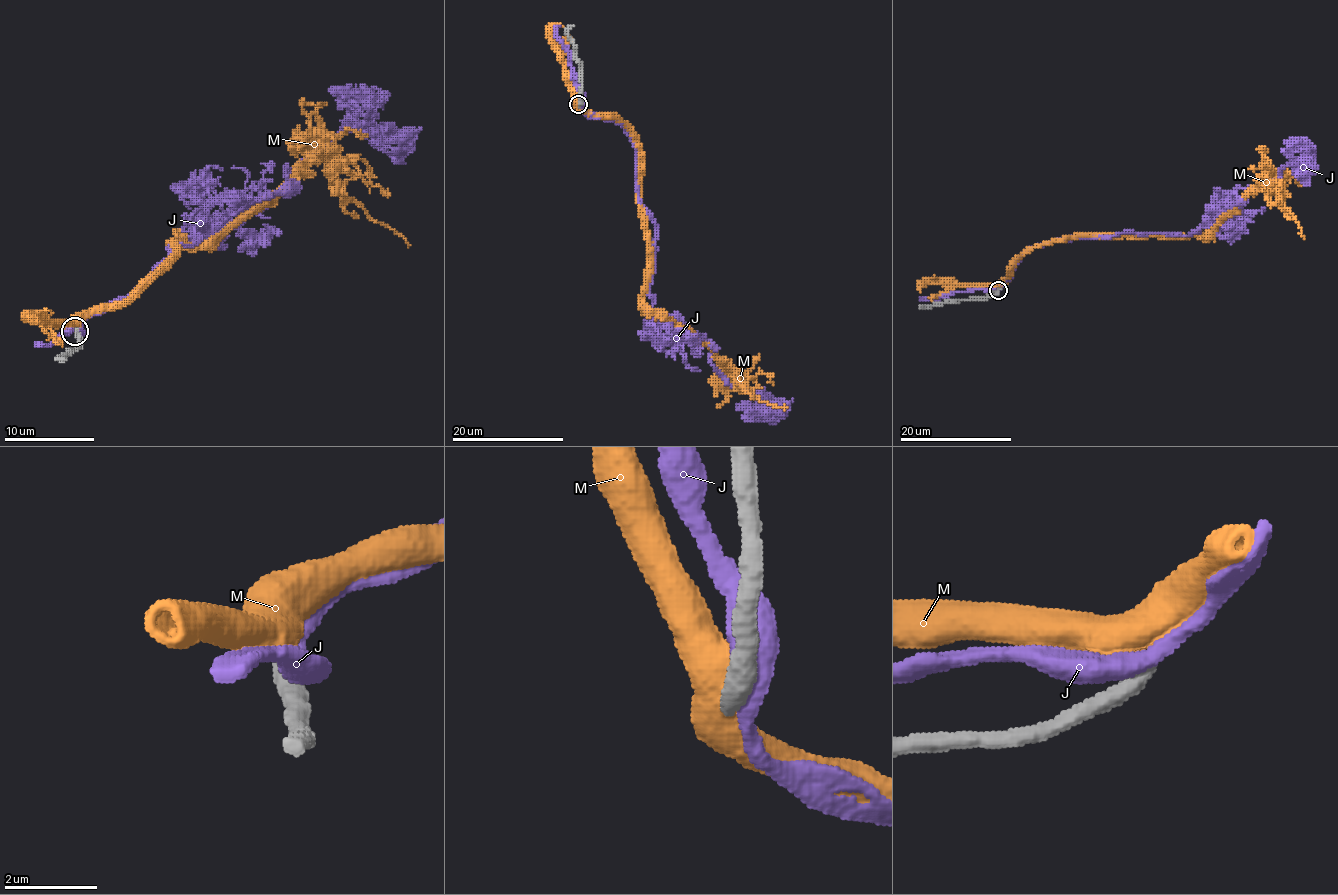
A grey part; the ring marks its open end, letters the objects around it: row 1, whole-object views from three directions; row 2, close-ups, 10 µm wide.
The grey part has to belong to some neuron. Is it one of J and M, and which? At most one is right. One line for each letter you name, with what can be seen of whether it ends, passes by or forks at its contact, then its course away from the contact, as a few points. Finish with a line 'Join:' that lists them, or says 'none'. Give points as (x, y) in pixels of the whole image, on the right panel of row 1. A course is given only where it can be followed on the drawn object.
Join: none

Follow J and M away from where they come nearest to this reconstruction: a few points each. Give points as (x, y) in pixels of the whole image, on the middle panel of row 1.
J: (580, 102), (633, 140), (639, 203), (656, 228), (653, 307), (709, 342), (714, 368), (765, 417), (793, 400)
M: (578, 105), (611, 113), (637, 148), (644, 304), (691, 330), (751, 393), (784, 409)

